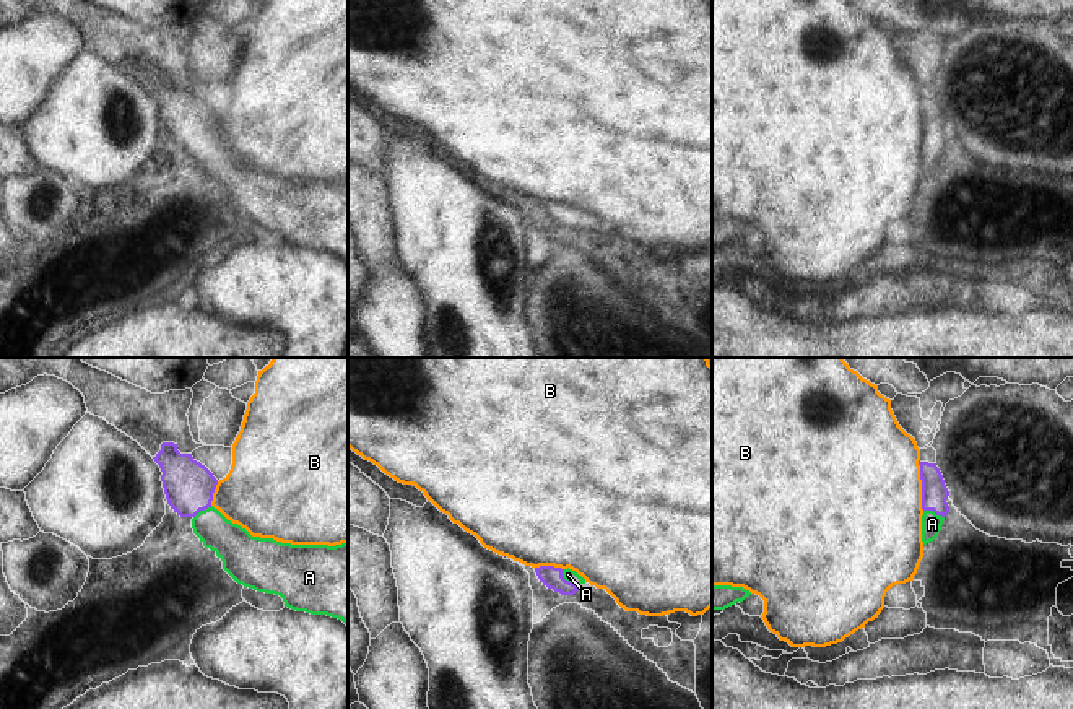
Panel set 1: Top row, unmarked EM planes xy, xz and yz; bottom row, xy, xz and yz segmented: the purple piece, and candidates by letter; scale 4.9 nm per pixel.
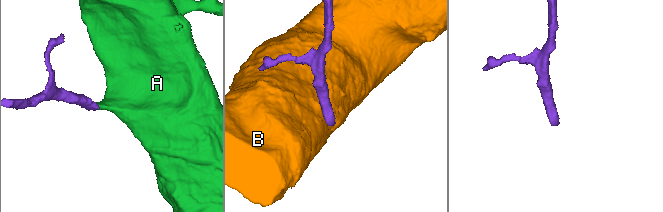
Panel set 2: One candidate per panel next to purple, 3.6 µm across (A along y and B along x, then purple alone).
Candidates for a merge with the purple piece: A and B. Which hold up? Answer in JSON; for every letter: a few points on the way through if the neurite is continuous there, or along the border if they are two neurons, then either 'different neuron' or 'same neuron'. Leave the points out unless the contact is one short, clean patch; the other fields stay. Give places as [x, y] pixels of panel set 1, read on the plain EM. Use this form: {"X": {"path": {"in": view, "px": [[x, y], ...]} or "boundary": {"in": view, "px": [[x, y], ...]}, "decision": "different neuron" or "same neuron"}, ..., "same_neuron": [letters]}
{"A": {"path": {"in": "xz", "px": [[550, 212], [568, 217], [568, 210]]}, "decision": "same neuron"}, "B": {"boundary": {"in": "yz", "px": [[919, 95], [920, 142], [924, 145]]}, "decision": "different neuron"}, "same_neuron": ["A"]}

